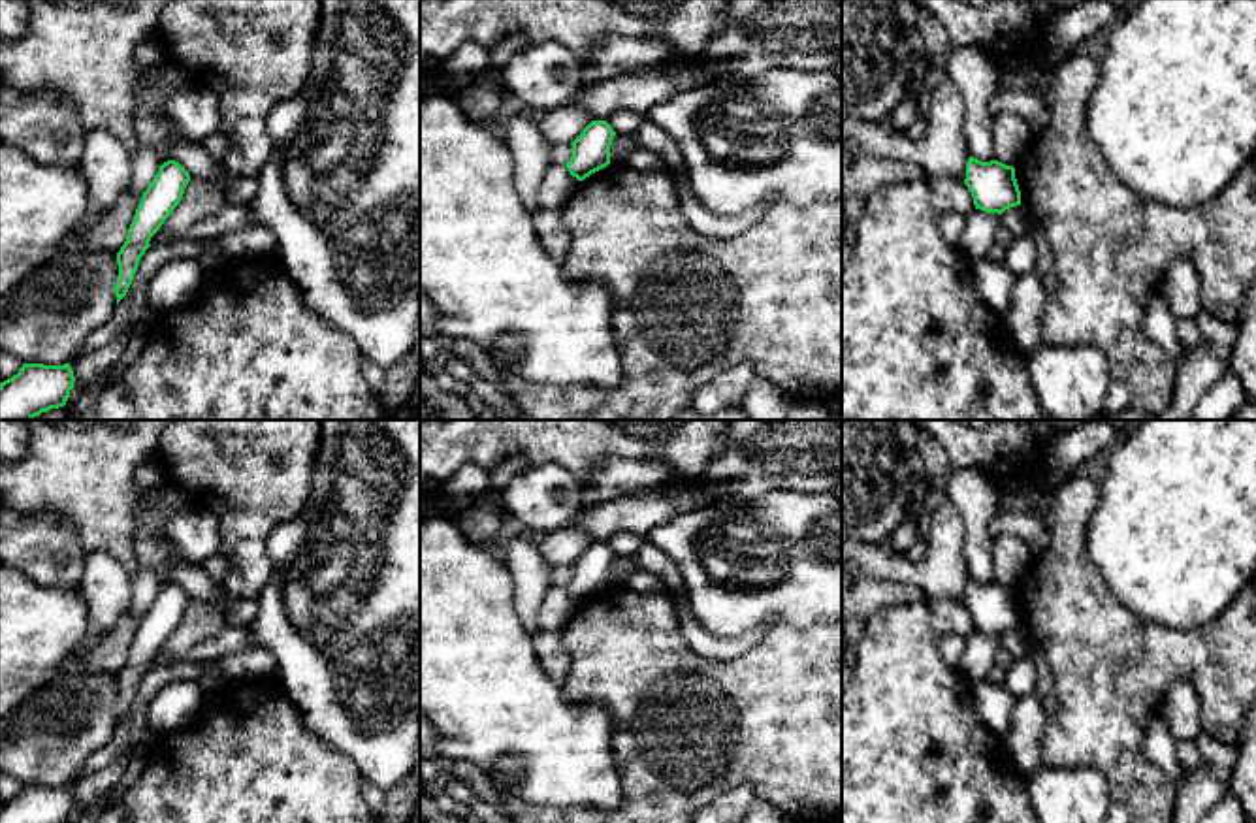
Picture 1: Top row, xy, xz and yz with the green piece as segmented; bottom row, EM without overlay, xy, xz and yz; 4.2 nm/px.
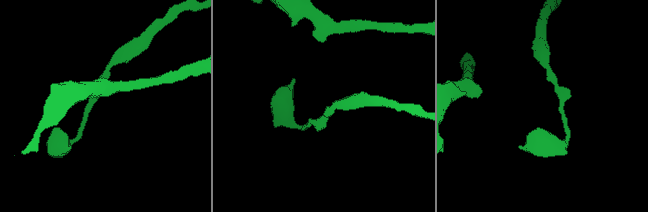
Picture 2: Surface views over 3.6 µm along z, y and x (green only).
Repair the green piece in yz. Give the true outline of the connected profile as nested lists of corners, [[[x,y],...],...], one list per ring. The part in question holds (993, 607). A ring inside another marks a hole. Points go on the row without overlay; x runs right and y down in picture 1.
[[[970,578],[964,606],[972,614],[975,631],[985,635],[1002,637],[1006,631],[1021,627],[1015,589],[998,582],[981,584]]]

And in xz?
[[[591,542],[571,565],[572,578],[565,586],[572,599],[584,603],[610,586],[610,567],[616,554],[606,542]]]

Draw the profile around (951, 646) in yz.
[[[960,635],[938,637],[938,650],[940,650],[943,661],[953,669],[960,669],[964,646],[966,646],[966,638],[962,638]]]

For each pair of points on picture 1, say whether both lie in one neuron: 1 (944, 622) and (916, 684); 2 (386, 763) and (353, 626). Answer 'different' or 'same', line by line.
1: different
2: same

